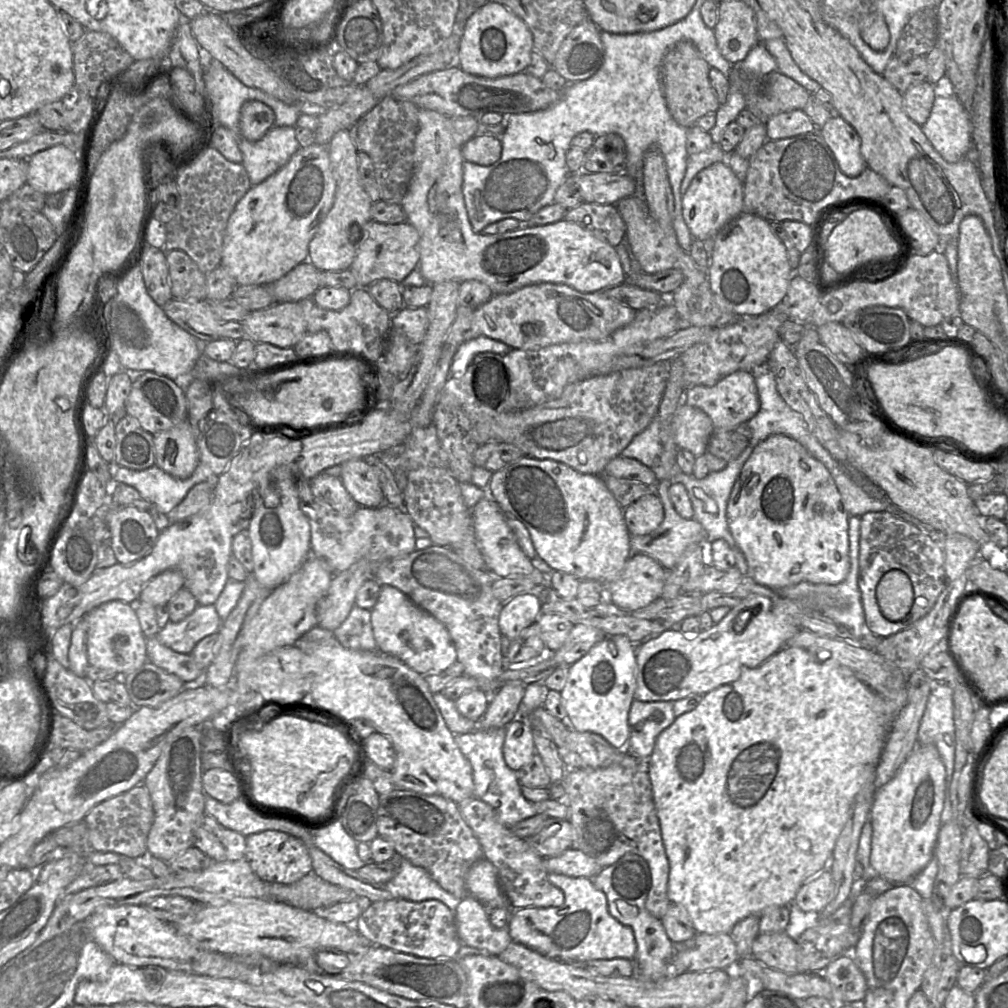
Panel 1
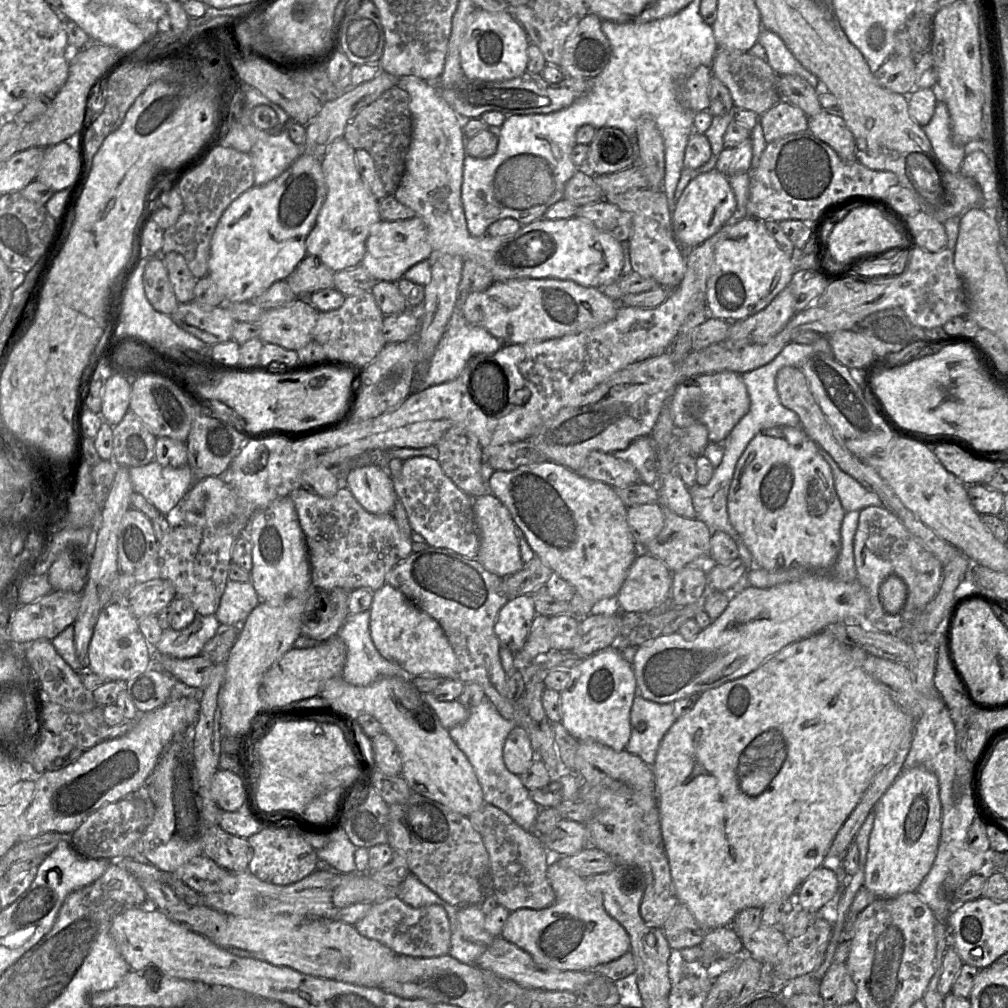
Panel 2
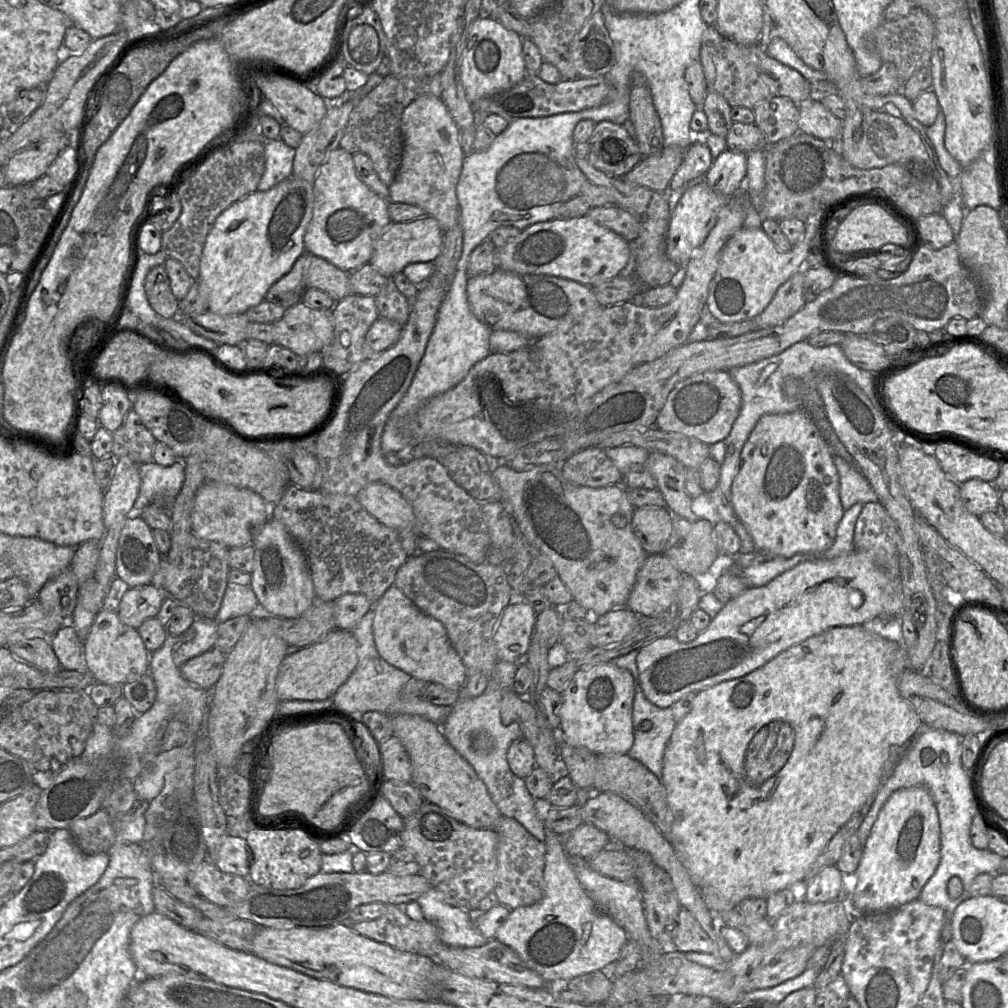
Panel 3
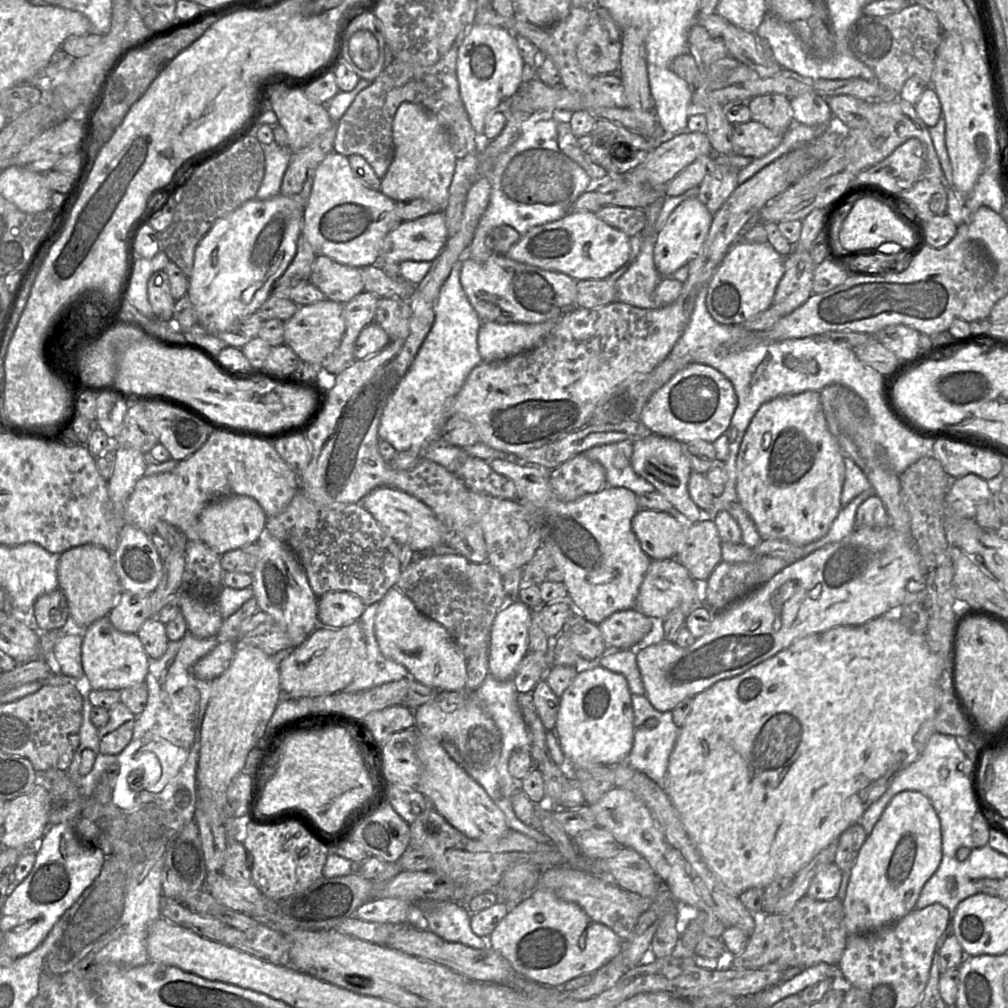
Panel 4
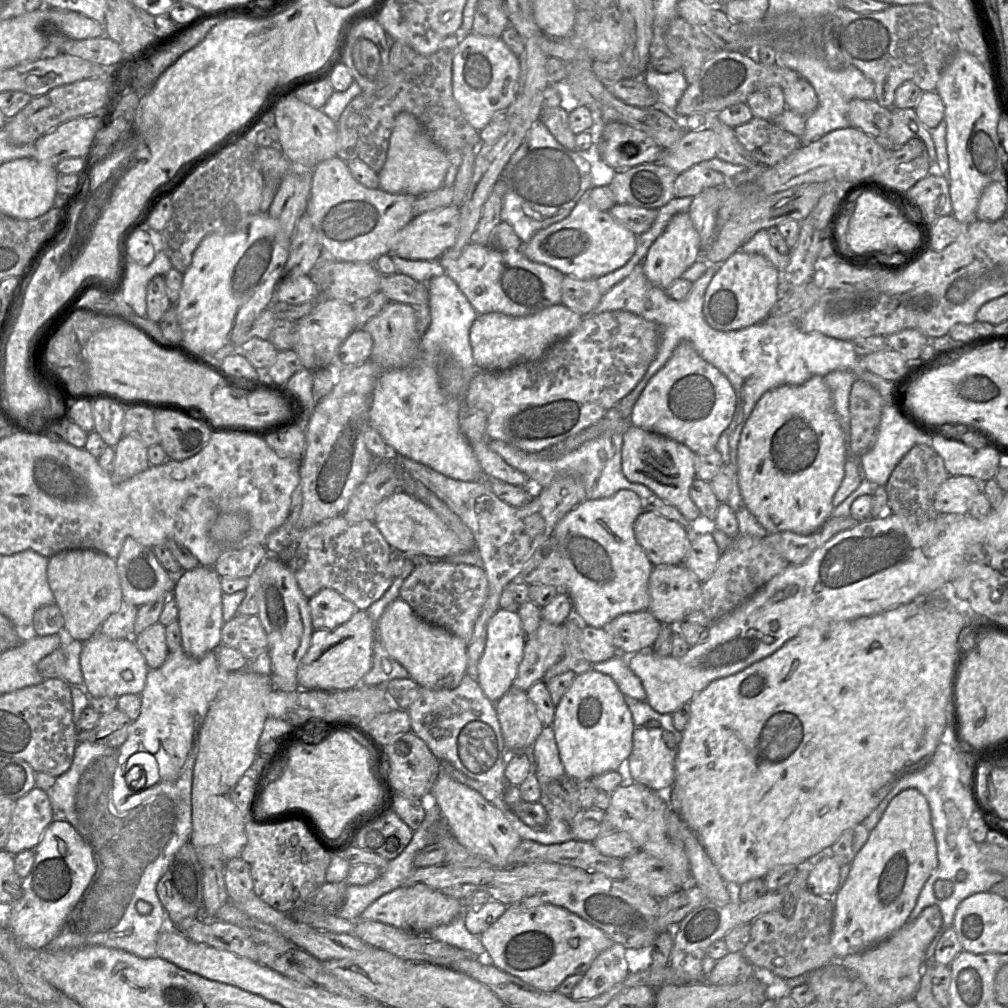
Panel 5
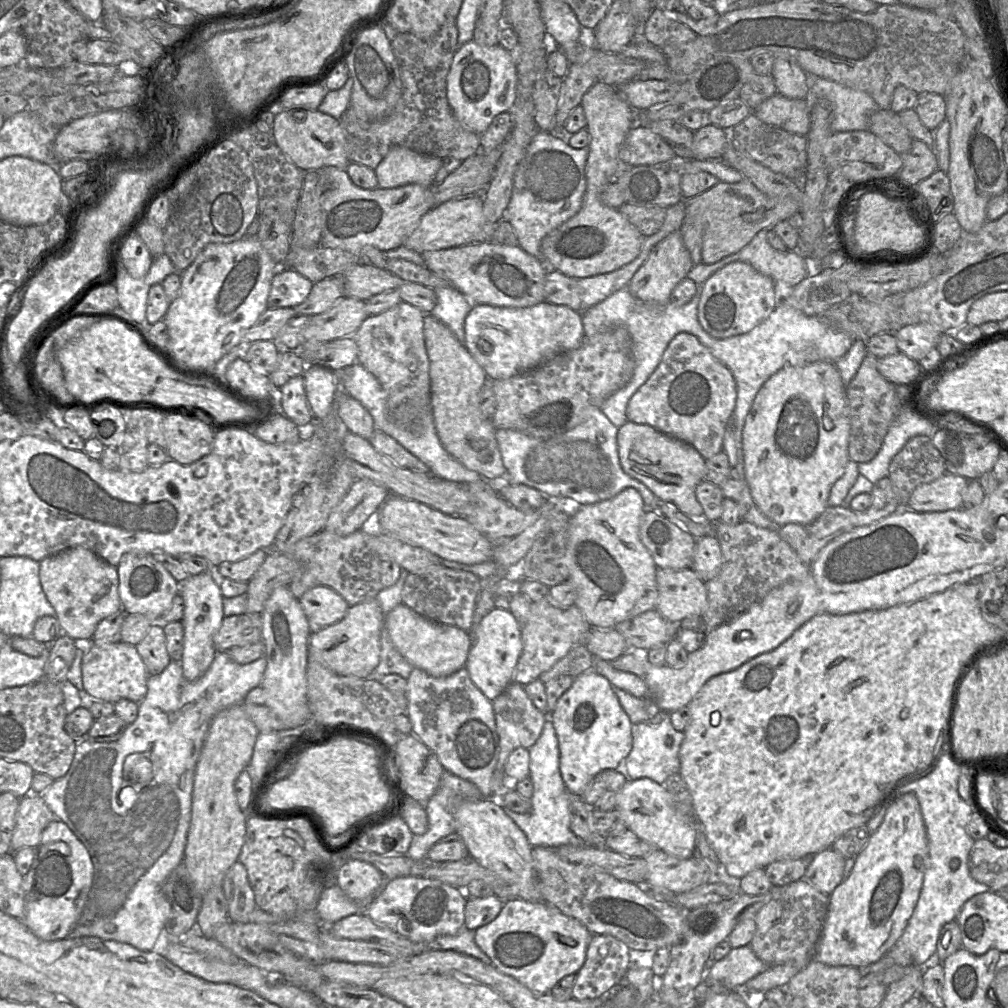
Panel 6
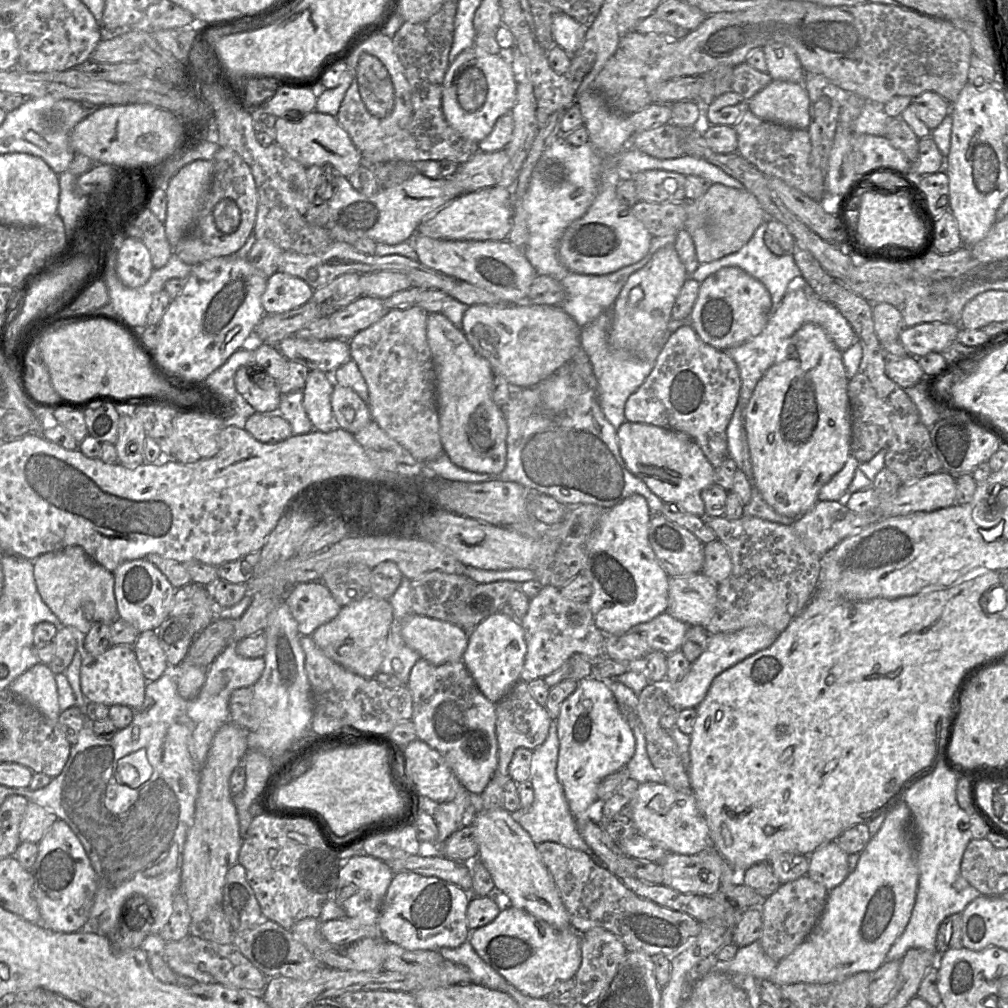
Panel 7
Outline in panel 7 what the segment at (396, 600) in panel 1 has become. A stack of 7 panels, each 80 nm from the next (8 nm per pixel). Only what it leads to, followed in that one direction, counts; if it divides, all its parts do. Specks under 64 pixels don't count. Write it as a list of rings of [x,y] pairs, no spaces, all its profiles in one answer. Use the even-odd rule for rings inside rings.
[[[411,613],[401,630],[405,643],[434,666],[462,661],[469,632],[461,627]]]

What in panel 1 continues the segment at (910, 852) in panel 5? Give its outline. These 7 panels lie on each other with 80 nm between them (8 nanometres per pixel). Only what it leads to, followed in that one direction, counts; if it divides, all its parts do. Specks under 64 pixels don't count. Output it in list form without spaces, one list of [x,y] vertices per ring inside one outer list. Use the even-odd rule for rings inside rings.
[[[918,745],[896,775],[876,790],[870,810],[873,828],[870,866],[890,883],[910,884],[934,856],[945,800],[945,767],[934,745]]]

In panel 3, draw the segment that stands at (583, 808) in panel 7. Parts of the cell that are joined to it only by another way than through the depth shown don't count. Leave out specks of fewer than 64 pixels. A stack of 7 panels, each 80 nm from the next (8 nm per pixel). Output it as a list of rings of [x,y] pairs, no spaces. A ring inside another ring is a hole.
[[[611,662],[595,665],[588,670],[577,670],[561,693],[559,737],[571,746],[583,747],[596,754],[627,754],[634,742],[632,705],[635,692],[631,673]]]

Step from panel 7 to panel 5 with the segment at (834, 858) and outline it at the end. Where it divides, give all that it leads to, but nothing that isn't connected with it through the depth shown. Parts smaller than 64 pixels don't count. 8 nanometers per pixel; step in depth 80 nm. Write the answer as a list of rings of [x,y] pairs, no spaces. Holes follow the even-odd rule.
[[[826,854],[809,873],[807,889],[818,896],[833,898],[838,889],[841,866],[831,854]]]

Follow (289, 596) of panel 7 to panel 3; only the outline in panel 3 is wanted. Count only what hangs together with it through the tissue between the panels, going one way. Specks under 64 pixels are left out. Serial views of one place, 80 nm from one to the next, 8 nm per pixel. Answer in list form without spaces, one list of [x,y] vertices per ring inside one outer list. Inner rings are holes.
[[[346,593],[334,601],[335,623],[337,629],[351,630],[373,606],[363,594]]]

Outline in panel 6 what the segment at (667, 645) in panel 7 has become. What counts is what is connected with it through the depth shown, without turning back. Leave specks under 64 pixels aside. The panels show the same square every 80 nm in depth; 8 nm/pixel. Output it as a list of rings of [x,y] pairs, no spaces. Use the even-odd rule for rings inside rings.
[[[656,609],[646,611],[614,627],[630,649],[646,649],[668,642],[677,636],[678,625],[666,620]]]

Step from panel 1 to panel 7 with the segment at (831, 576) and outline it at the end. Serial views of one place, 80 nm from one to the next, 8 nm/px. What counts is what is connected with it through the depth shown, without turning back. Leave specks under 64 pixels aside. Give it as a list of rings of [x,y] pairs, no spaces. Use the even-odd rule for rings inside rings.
[[[805,323],[778,350],[775,362],[758,381],[744,409],[744,433],[753,477],[764,501],[777,513],[799,518],[818,501],[820,489],[845,465],[850,456],[851,412],[842,352],[826,331]]]

